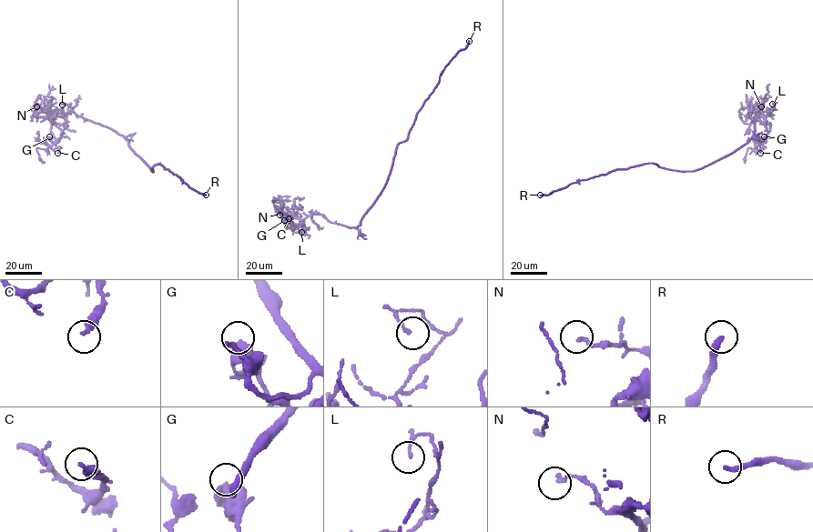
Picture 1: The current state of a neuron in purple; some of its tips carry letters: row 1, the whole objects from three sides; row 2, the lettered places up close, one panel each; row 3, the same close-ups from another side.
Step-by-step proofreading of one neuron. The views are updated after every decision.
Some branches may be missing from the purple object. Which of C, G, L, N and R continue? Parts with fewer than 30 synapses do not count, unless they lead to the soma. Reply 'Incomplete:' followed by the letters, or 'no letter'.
Incomplete: G, R

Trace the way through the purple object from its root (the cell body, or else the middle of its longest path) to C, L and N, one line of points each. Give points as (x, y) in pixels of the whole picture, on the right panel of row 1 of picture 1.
C: (723, 157), (752, 136), (755, 122), (750, 115), (751, 110), (770, 125), (760, 153)
L: (723, 157), (752, 136), (755, 122), (751, 110), (760, 115), (761, 109), (771, 116), (772, 104)
N: (723, 157), (752, 136), (755, 122), (750, 115), (751, 110), (760, 115), (761, 106)

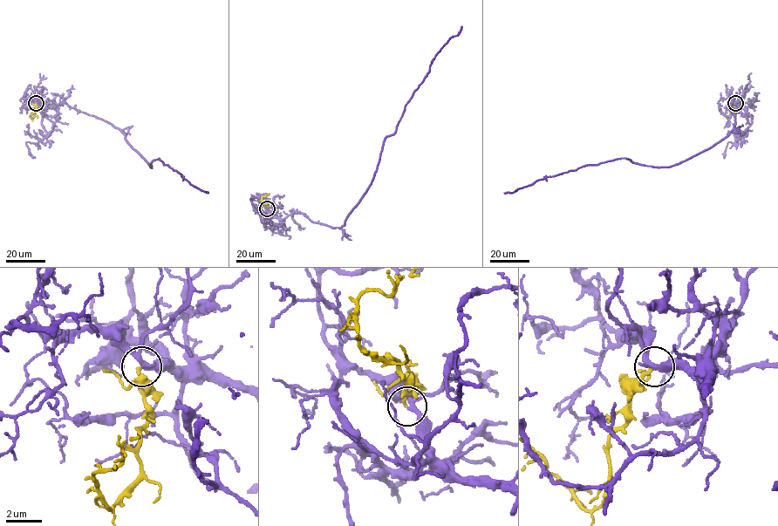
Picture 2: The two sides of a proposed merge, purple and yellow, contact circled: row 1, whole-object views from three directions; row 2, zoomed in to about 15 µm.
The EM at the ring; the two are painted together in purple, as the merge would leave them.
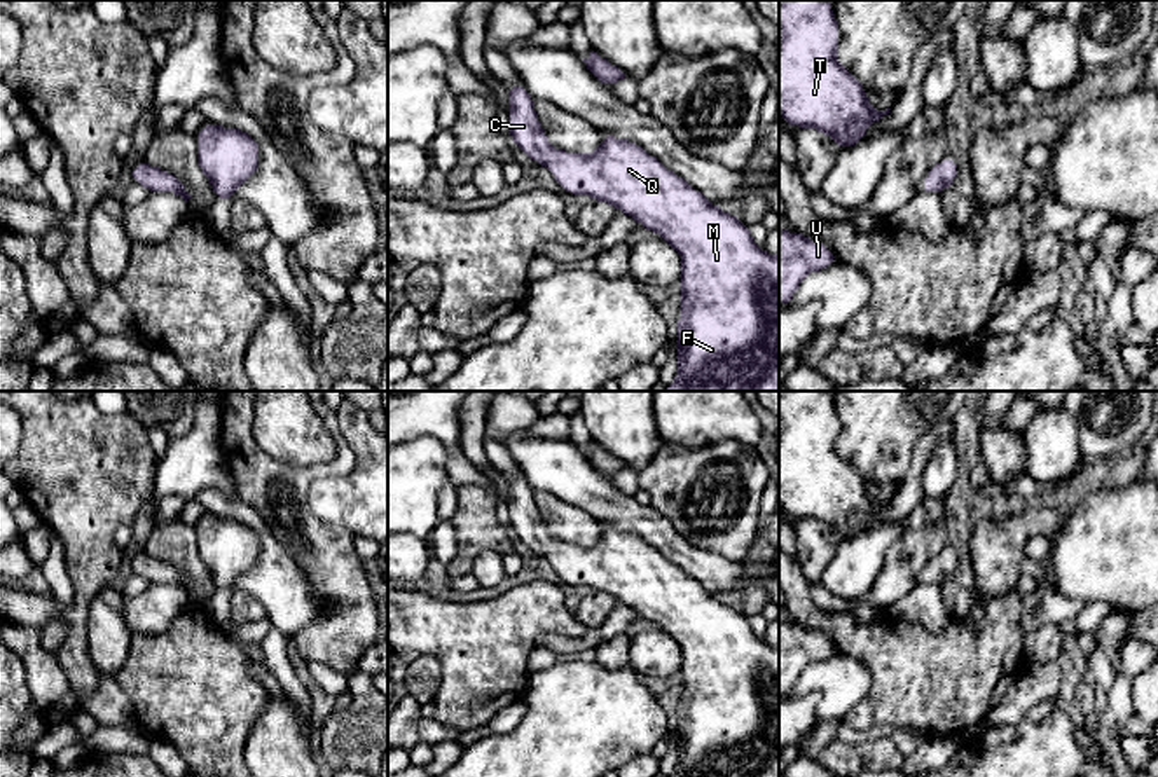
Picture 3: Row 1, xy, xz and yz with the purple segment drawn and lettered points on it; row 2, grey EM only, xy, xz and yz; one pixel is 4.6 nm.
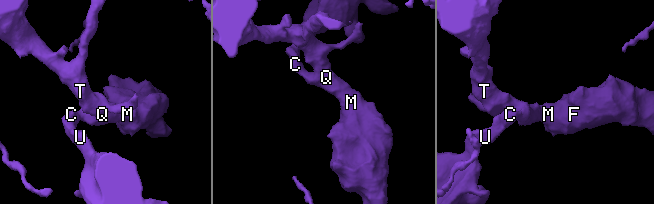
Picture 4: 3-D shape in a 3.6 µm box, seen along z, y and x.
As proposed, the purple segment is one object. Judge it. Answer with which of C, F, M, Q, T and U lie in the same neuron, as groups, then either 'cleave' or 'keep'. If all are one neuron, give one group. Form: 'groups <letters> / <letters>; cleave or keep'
groups C F M Q T U; keep

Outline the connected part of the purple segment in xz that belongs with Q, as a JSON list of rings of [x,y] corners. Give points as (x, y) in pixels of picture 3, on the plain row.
[[[505,477],[510,533],[547,557],[564,585],[585,585],[655,622],[681,648],[678,767],[667,777],[779,777],[779,646],[760,641],[749,618],[631,531],[603,526],[592,545],[554,540],[524,477]]]

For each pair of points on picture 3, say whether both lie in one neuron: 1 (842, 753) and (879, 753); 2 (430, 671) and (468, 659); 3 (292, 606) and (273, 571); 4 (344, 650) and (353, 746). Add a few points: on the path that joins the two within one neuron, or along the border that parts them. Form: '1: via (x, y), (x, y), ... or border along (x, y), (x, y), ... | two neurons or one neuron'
1: via (851, 753), (870, 753) | one neuron
2: border along (409, 659), (437, 660), (441, 681), (434, 701) | two neurons
3: via (287, 598), (275, 580) | one neuron
4: border along (358, 671), (348, 678) | two neurons

